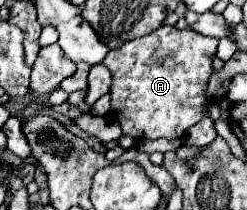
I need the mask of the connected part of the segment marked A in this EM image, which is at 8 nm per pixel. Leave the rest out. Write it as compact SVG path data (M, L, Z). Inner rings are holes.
M163 25L147 37L133 39L109 51L103 65L113 77L109 91L111 115L119 121L123 135L133 139L181 139L185 131L205 115L221 119L221 109L215 103L207 103L205 97L217 43L217 39L205 37L193 29L179 31L177 27ZM163 51L171 53L165 57Z

